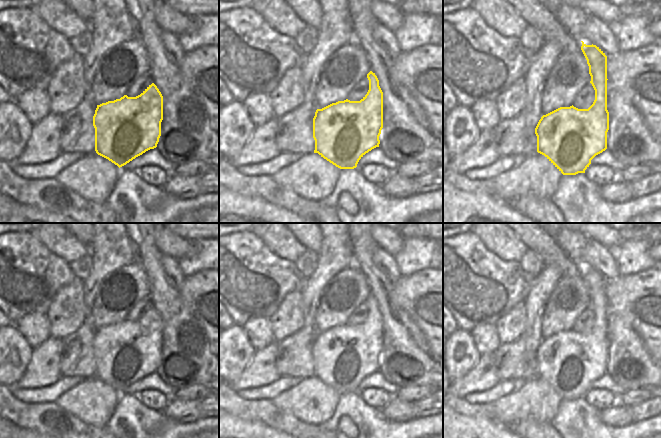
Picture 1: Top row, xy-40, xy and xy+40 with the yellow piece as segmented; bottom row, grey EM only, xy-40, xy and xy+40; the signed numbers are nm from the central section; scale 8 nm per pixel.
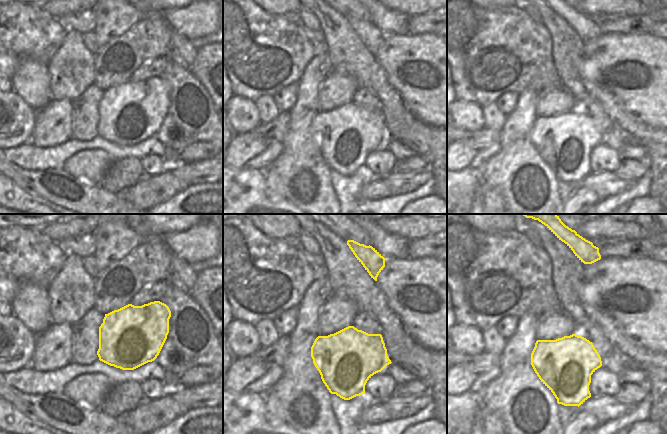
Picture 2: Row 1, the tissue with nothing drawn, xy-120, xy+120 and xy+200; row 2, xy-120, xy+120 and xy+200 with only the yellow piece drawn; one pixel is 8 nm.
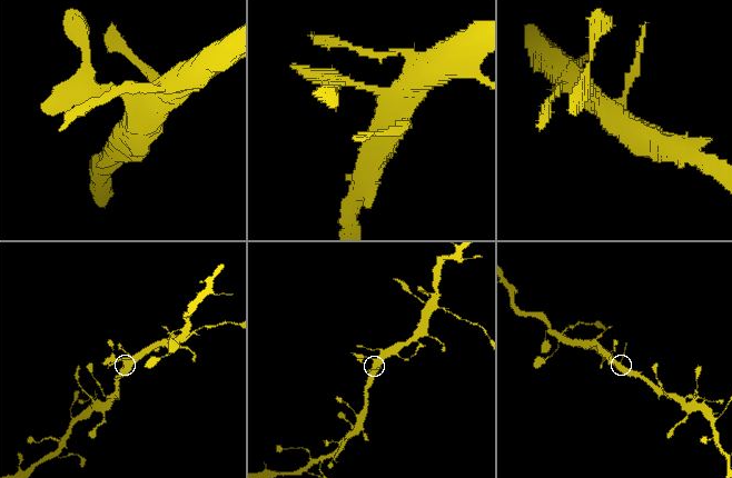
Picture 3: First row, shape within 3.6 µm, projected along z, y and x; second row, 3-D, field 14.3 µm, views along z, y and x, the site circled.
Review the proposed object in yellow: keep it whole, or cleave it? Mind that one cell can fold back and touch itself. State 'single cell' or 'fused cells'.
single cell

